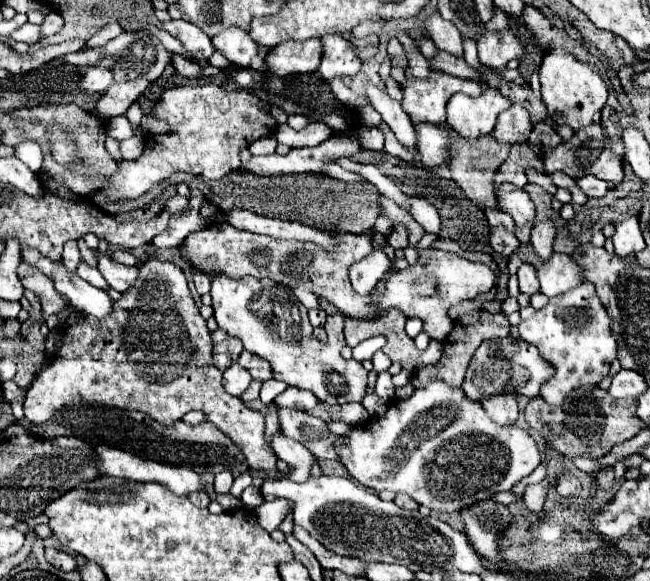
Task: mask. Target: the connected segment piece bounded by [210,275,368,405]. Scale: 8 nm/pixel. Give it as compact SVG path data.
M224 275L212 279L212 307L218 327L230 337L238 337L244 349L260 355L272 365L274 379L290 387L312 391L322 403L344 405L362 401L366 395L366 369L356 359L344 359L338 349L312 337L308 309L296 299L292 289L272 279L244 277L240 281Z

